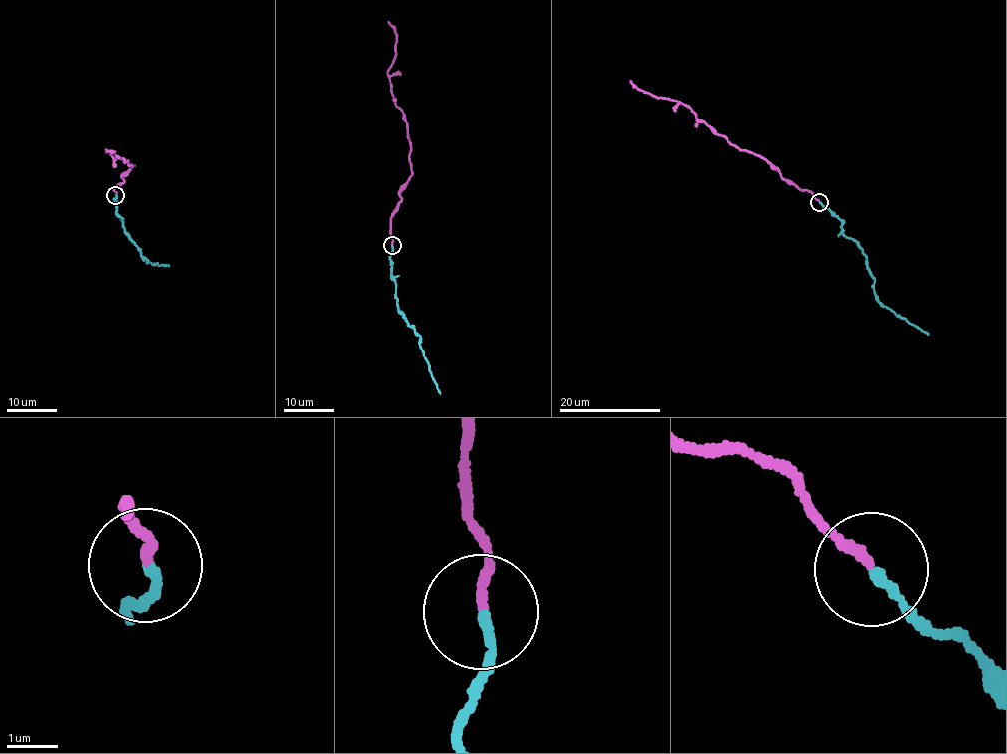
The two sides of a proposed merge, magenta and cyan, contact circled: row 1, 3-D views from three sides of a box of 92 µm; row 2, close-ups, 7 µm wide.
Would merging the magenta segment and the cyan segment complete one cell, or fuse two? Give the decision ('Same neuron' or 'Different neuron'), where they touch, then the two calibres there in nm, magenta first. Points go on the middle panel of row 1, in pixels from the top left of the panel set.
Different neuron. Place: (392, 245). Thickness 190 nm (magenta) against 190 nm

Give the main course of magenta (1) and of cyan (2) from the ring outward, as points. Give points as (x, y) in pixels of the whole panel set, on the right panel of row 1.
1: (819, 202), (810, 192), (782, 178), (763, 157), (739, 150), (718, 135), (689, 108), (655, 98), (629, 80)
2: (819, 202), (842, 222), (842, 231), (852, 238), (866, 257), (874, 280), (875, 297), (928, 335)

